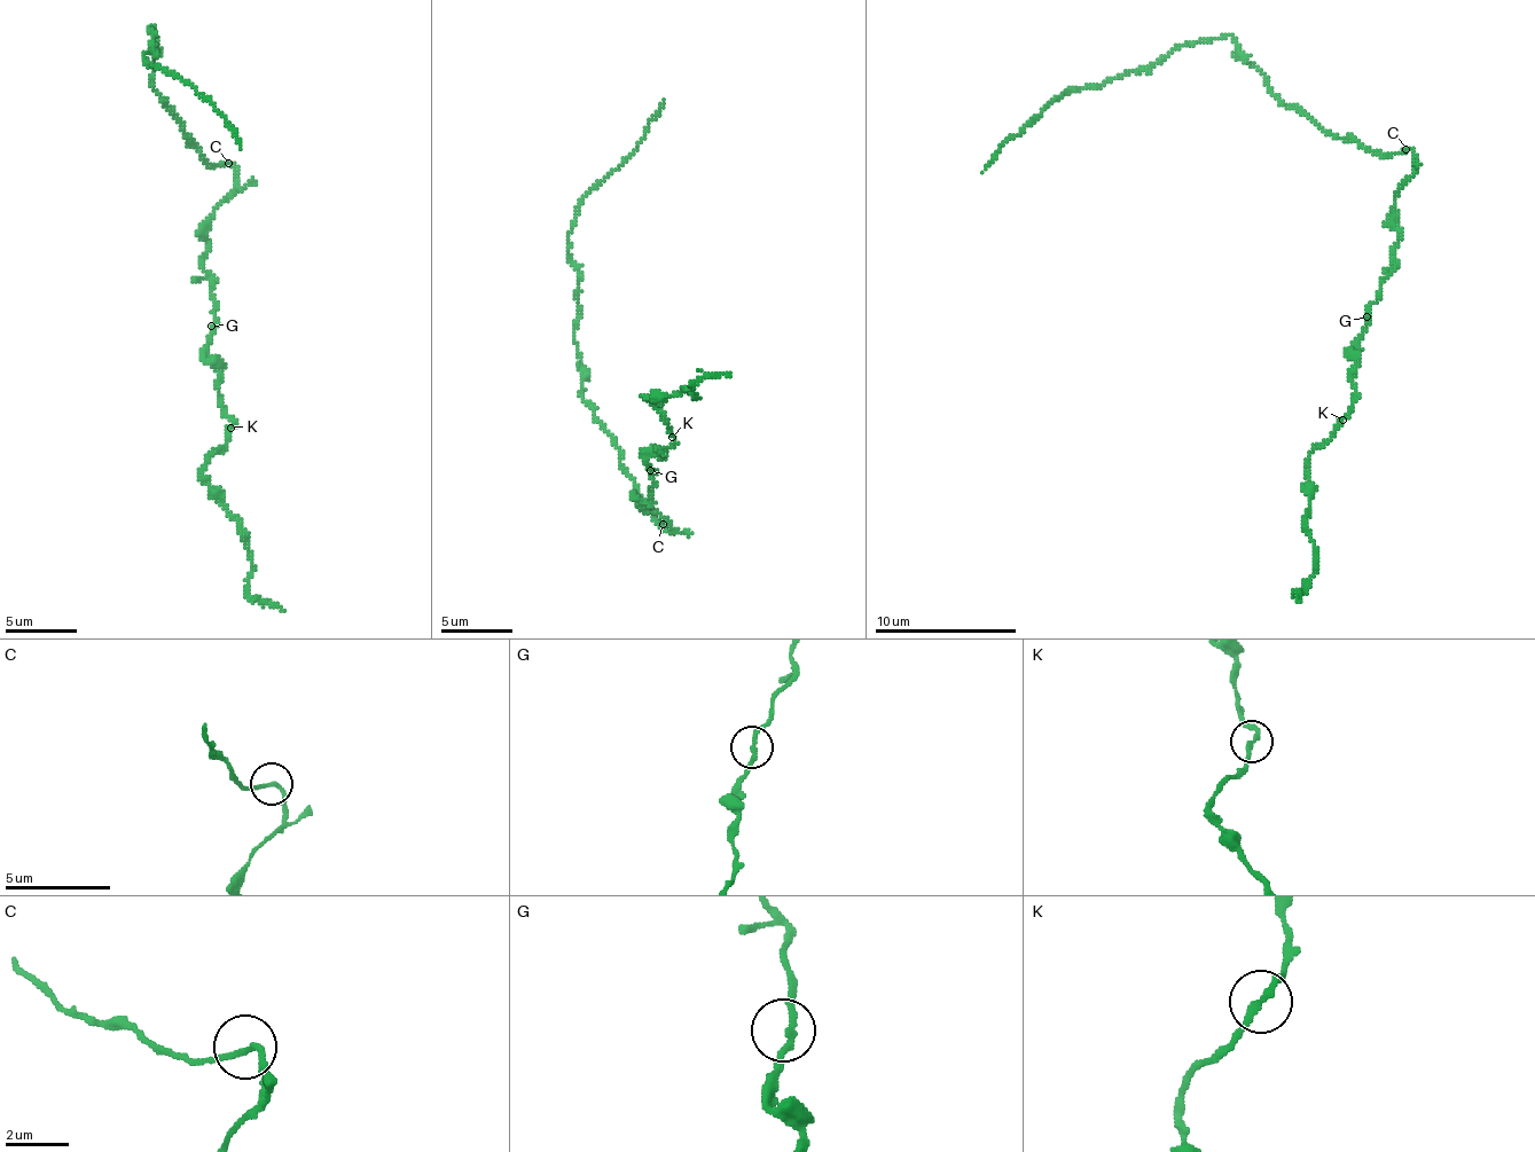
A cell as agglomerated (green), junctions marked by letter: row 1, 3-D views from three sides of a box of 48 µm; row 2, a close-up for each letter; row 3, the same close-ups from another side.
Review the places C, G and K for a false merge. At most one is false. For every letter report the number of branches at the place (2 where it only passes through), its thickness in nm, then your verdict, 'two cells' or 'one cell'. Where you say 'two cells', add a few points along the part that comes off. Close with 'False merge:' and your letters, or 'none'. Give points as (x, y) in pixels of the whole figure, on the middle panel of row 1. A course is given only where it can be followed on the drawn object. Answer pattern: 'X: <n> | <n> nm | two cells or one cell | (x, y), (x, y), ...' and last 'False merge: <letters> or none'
C: 2 | 180 nm | one cell
G: 2 | 190 nm | one cell
K: 2 | 190 nm | one cell
False merge: none

